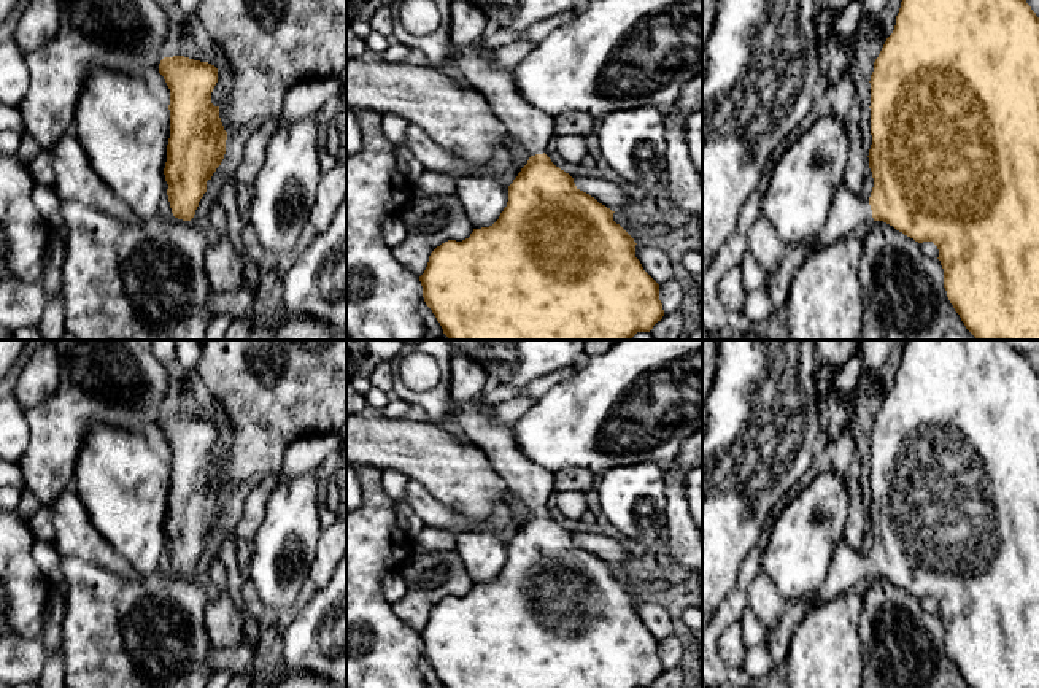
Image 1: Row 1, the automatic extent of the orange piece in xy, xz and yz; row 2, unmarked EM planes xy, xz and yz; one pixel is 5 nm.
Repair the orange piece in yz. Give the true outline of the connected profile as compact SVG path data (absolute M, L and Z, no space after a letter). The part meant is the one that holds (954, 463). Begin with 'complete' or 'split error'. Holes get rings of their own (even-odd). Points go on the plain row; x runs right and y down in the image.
split error; M906 340L902 348L902 358L896 372L896 381L893 389L886 394L879 413L874 418L874 427L871 431L871 491L872 501L869 505L869 524L874 534L874 543L871 553L864 556L844 540L832 551L829 570L821 585L812 591L807 597L812 607L836 599L842 593L853 591L853 588L872 577L883 577L893 582L896 586L913 594L918 599L933 597L939 605L939 616L944 624L944 644L947 653L960 671L969 688L1039 688L1039 373L1026 359L1026 356L1004 340Z

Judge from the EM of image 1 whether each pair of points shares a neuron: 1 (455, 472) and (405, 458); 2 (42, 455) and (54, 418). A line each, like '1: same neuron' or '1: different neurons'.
1: same neuron
2: same neuron

